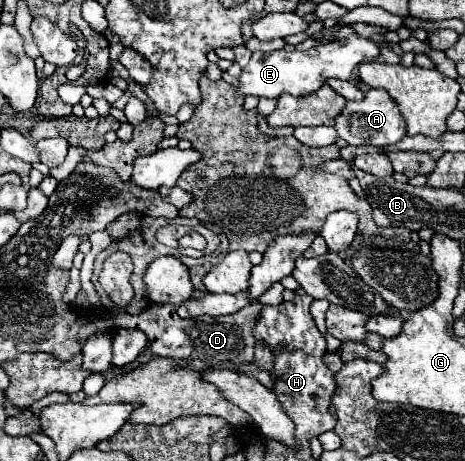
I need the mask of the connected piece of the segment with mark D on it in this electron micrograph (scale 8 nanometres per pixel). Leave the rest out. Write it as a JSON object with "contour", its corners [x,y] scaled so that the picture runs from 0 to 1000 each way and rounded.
{"contour":[[[559,655],[533,659],[529,668],[490,681],[490,685],[426,685],[409,694],[383,690],[378,672],[370,659],[335,664],[327,659],[310,677],[284,685],[284,681],[245,681],[245,690],[211,690],[202,701],[189,701],[174,709],[168,722],[170,742],[181,748],[191,729],[204,725],[211,716],[228,711],[297,711],[305,716],[318,738],[331,772],[361,772],[361,777],[422,777],[434,781],[447,794],[469,794],[482,785],[533,794],[546,781],[546,729],[542,711],[555,690],[555,677],[568,664]]]}

